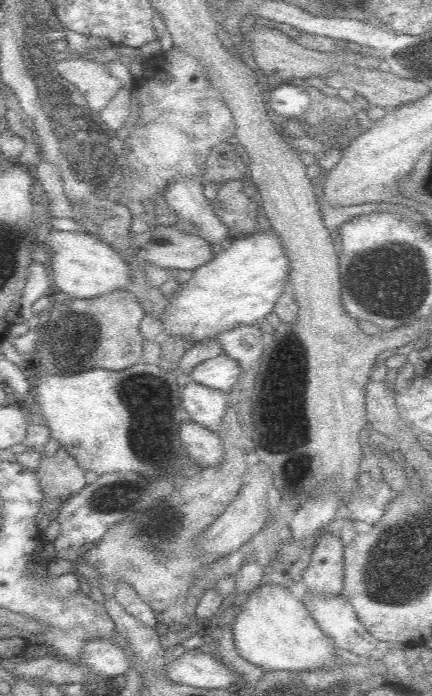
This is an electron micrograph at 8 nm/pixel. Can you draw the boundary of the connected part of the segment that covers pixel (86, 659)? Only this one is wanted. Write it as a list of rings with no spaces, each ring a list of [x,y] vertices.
[[[88,640],[84,644],[84,650],[80,652],[82,664],[90,668],[94,676],[100,676],[102,680],[112,680],[116,676],[124,676],[130,666],[130,658],[126,650],[110,640]]]

